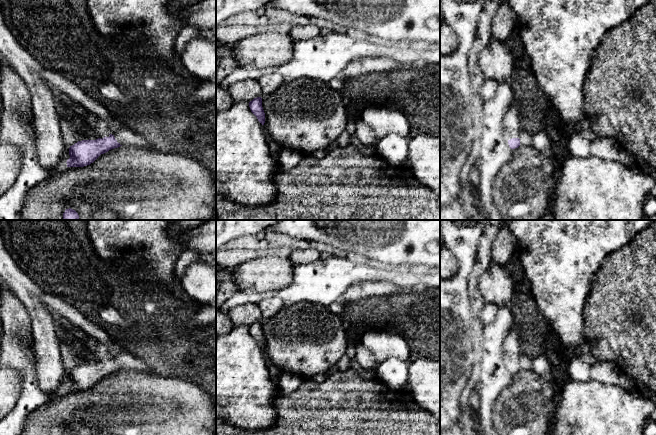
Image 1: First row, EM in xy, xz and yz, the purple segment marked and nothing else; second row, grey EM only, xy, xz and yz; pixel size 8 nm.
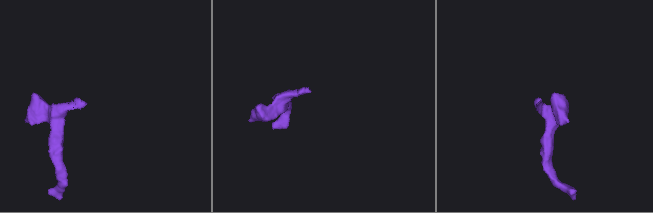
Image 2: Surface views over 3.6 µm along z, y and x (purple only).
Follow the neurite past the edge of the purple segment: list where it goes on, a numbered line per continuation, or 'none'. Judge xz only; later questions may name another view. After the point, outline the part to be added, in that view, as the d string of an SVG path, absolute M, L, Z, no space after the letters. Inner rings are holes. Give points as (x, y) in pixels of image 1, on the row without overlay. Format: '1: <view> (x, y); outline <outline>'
none

